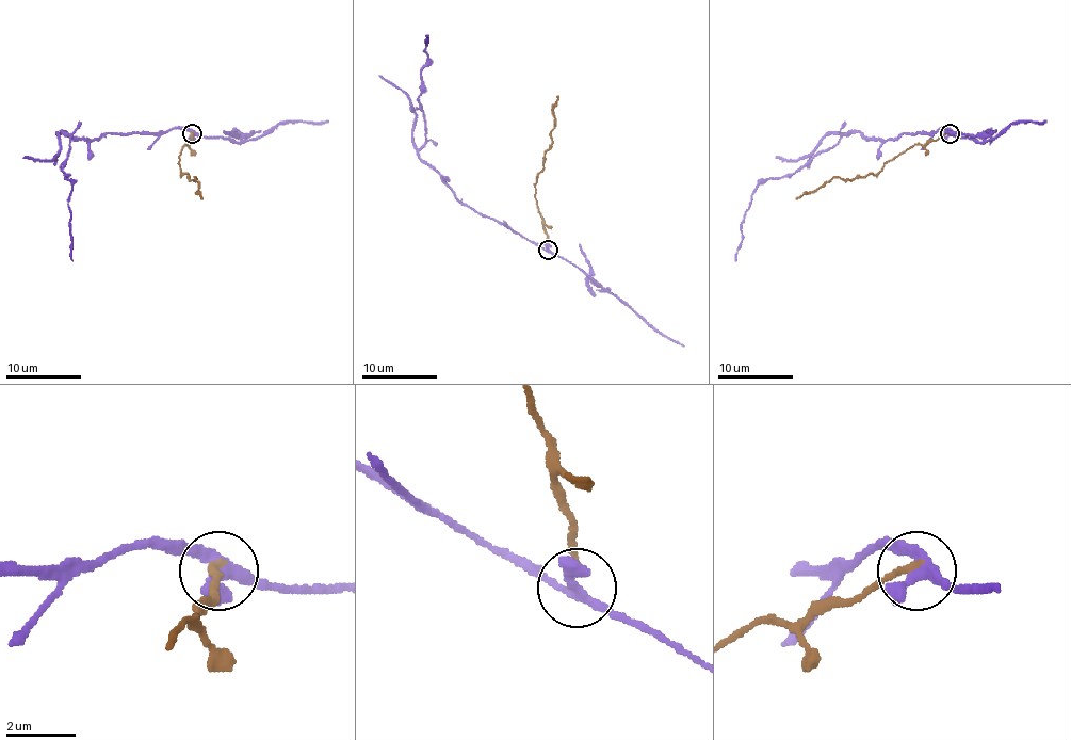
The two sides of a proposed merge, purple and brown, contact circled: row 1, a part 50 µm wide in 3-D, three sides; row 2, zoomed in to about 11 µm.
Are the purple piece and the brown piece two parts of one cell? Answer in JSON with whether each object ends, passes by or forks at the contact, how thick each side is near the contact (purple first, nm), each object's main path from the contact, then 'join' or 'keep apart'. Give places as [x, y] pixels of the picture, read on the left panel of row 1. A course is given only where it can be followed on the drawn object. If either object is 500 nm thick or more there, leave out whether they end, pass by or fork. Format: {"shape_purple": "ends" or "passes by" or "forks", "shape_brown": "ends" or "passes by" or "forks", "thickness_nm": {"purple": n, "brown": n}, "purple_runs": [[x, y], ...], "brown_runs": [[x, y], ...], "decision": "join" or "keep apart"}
{"shape_purple": "passes by", "shape_brown": "ends", "thickness_nm": {"purple": 380, "brown": 220}, "purple_runs": [[192, 133], [110, 133], [85, 141], [63, 133], [70, 137], [63, 166], [71, 186], [71, 260]], "brown_runs": [[192, 133], [192, 139], [182, 148], [179, 166], [182, 174], [195, 178], [197, 193], [203, 198]], "decision": "keep apart"}

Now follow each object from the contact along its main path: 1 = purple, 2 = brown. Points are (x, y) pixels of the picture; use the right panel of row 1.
1: (948, 133), (876, 141), (849, 133), (792, 174), (769, 178), (750, 200), (735, 260)
2: (948, 133), (908, 148), (876, 174), (848, 179), (831, 178), (817, 189), (795, 198)

